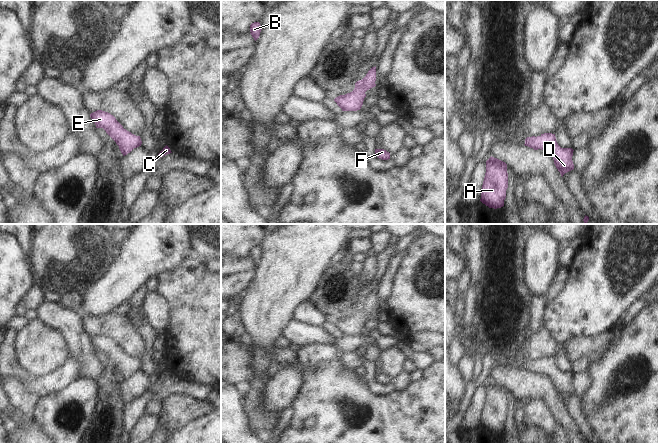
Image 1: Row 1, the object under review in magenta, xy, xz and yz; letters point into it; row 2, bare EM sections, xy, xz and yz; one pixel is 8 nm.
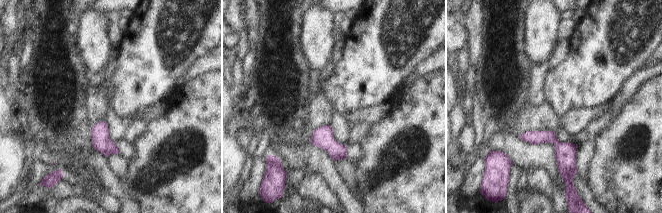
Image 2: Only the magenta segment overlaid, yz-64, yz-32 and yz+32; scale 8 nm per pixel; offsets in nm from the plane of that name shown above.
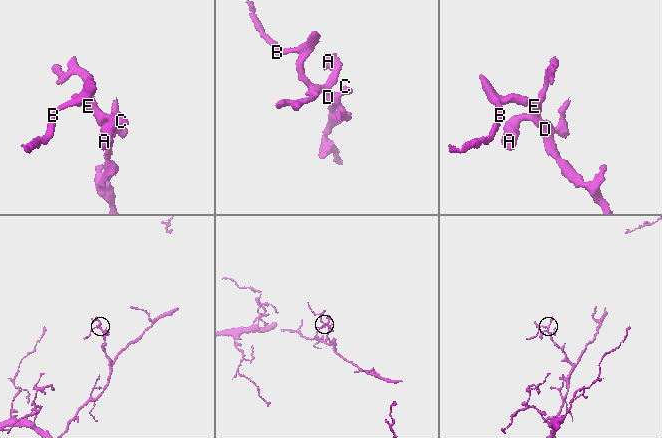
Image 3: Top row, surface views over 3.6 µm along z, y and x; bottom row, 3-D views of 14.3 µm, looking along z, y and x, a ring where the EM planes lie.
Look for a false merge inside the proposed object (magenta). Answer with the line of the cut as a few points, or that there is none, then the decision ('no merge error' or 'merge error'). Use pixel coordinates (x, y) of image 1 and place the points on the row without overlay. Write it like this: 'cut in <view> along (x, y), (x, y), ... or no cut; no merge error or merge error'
no cut; no merge error

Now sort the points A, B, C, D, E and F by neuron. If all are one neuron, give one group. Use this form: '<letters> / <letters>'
A B C D E F

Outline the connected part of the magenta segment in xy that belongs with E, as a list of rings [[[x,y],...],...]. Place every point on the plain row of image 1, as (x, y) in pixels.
[[[97,334],[90,338],[96,352],[103,352],[106,357],[116,366],[123,380],[130,377],[134,372],[141,370],[140,360],[136,360],[123,352],[116,342],[108,336]]]

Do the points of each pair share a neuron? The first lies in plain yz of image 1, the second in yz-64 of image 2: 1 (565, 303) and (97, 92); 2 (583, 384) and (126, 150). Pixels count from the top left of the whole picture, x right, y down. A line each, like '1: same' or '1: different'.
1: different
2: same

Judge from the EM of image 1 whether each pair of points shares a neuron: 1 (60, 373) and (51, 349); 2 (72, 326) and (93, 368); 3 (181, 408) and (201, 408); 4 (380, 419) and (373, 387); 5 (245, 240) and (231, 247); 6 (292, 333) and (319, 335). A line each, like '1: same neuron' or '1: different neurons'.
1: different neurons
2: same neuron
3: same neuron
4: different neurons
5: same neuron
6: same neuron

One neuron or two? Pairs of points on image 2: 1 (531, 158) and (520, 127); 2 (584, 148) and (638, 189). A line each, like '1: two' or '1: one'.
1: two
2: two

